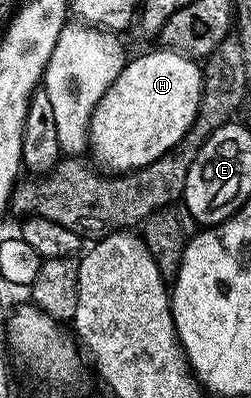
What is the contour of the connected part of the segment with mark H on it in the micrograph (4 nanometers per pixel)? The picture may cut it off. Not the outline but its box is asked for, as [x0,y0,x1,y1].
[88,51,202,173]

